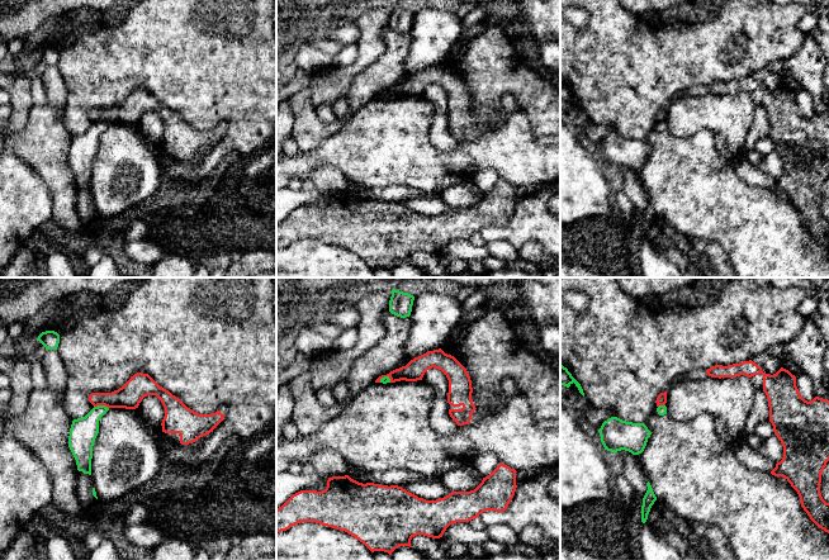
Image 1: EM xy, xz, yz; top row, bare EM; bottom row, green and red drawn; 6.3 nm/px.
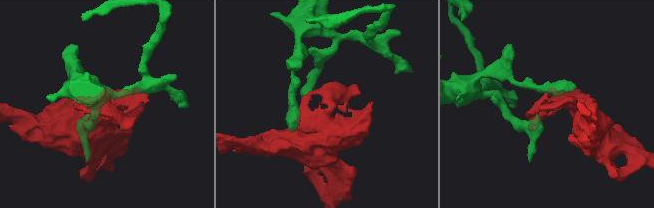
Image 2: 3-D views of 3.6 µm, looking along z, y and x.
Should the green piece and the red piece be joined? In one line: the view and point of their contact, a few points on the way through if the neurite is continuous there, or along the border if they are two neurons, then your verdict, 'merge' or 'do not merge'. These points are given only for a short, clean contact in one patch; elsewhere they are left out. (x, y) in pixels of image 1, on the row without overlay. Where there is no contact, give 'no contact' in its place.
meets green in xy at (102, 122); border along xy (94, 122), (105, 122), (108, 124); do not merge

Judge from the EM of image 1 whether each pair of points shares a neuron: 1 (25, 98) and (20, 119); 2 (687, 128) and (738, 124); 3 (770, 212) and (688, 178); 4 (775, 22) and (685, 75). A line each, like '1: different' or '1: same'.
1: same
2: same
3: same
4: same

